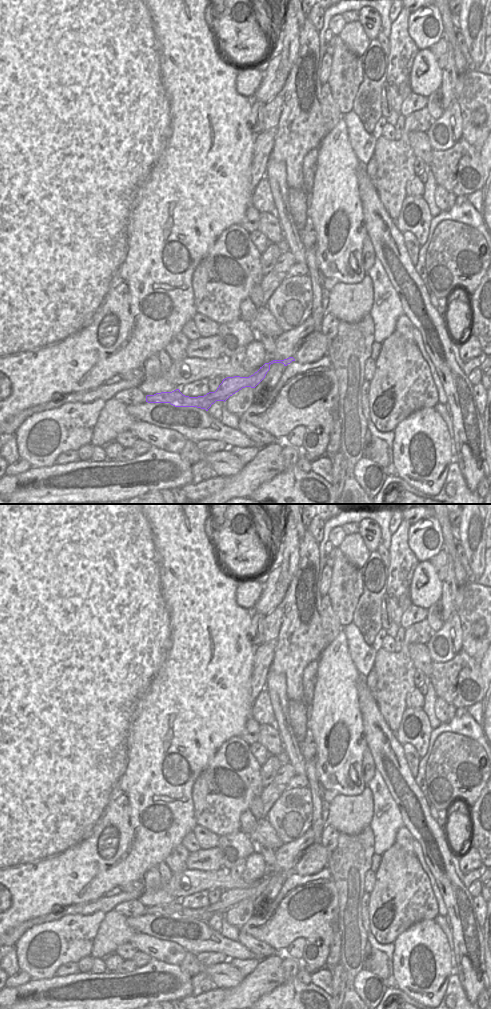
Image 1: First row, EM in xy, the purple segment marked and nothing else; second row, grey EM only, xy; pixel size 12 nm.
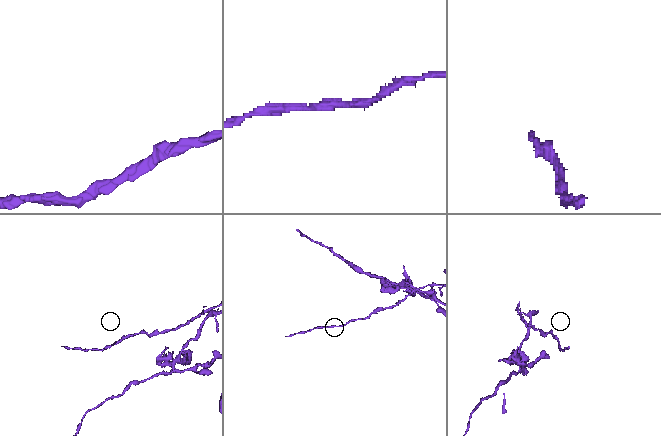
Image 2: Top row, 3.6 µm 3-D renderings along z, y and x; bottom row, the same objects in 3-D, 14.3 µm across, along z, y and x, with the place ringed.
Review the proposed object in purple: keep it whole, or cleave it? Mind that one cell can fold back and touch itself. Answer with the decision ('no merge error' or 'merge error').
no merge error

